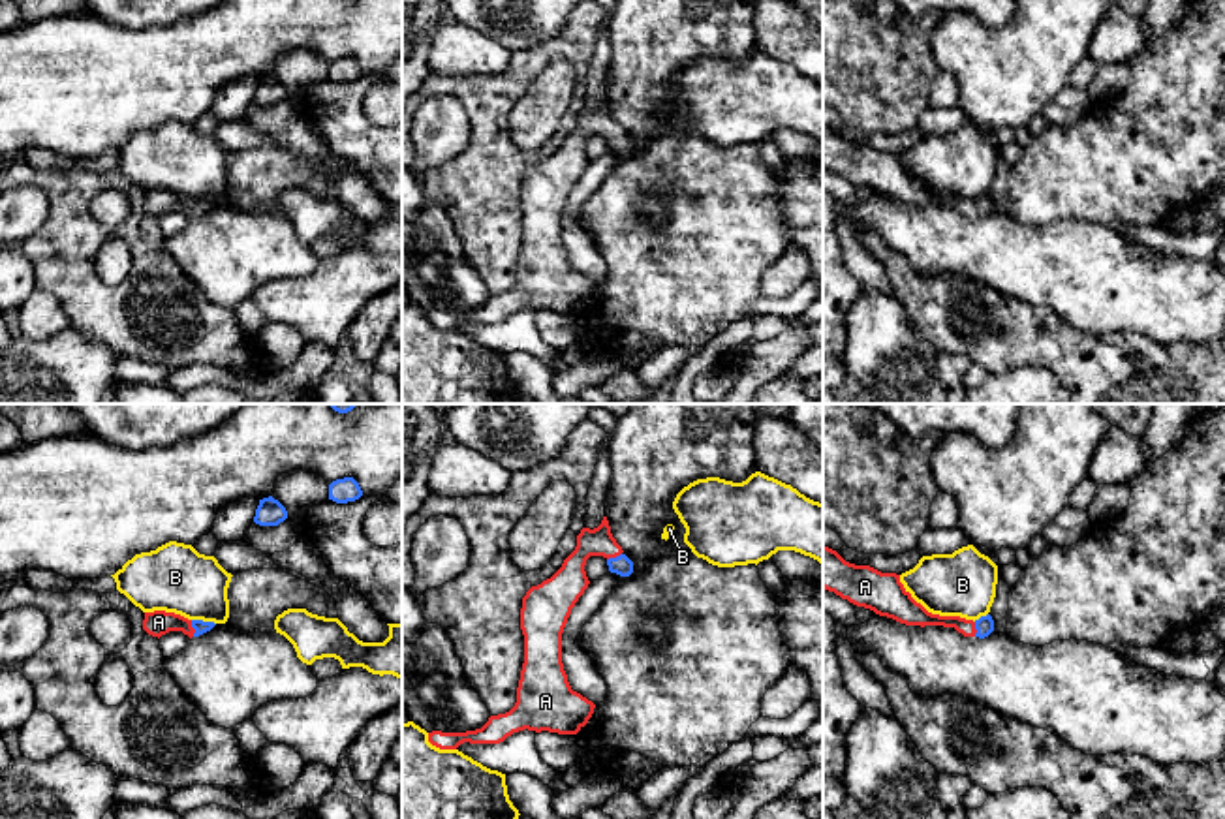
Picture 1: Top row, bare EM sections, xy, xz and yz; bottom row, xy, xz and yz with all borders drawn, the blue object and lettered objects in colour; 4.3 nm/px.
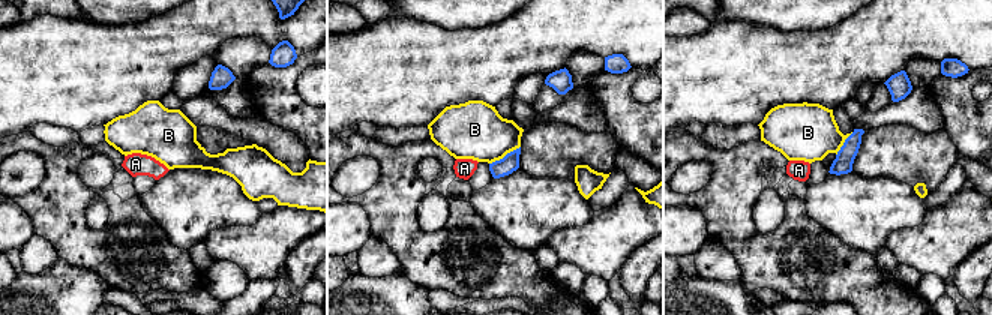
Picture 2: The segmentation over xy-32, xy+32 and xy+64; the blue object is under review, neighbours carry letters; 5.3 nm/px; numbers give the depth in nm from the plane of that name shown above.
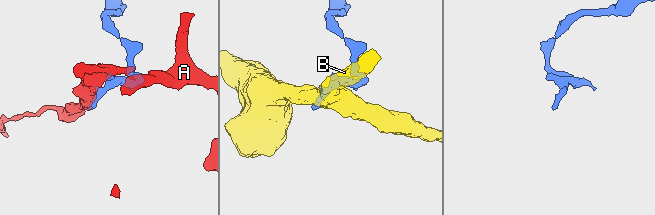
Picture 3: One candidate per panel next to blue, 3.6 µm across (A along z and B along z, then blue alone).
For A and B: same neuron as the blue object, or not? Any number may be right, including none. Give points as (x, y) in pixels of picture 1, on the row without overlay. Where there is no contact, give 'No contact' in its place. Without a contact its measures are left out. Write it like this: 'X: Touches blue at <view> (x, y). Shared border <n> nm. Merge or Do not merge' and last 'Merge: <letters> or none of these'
A: Touches blue at xy (192, 205). Shared border 70 nm. Merge
B: Touches blue at xy (201, 200). Shared border 110 nm. Do not merge
Merge: A

